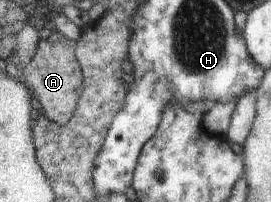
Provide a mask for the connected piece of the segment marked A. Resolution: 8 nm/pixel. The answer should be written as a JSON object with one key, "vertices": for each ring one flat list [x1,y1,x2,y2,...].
{"vertices":[[52,28,49,38,38,41,38,47,31,60,28,60,21,71,25,76,25,82,33,89,33,94,43,106,43,116,58,125,68,123,75,114,83,92,83,75,77,64,75,42,67,40,59,31]]}

